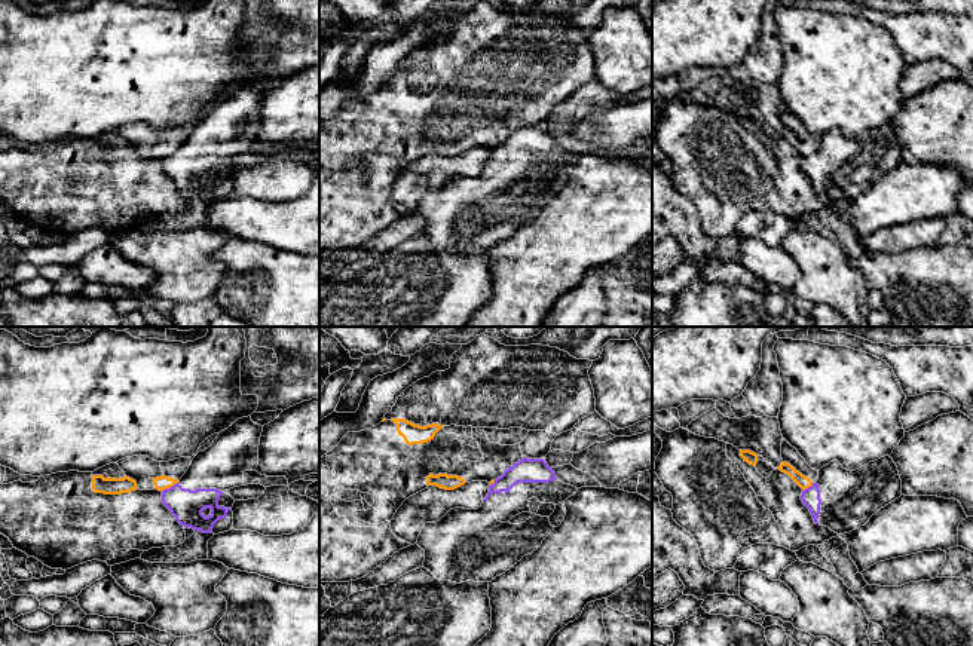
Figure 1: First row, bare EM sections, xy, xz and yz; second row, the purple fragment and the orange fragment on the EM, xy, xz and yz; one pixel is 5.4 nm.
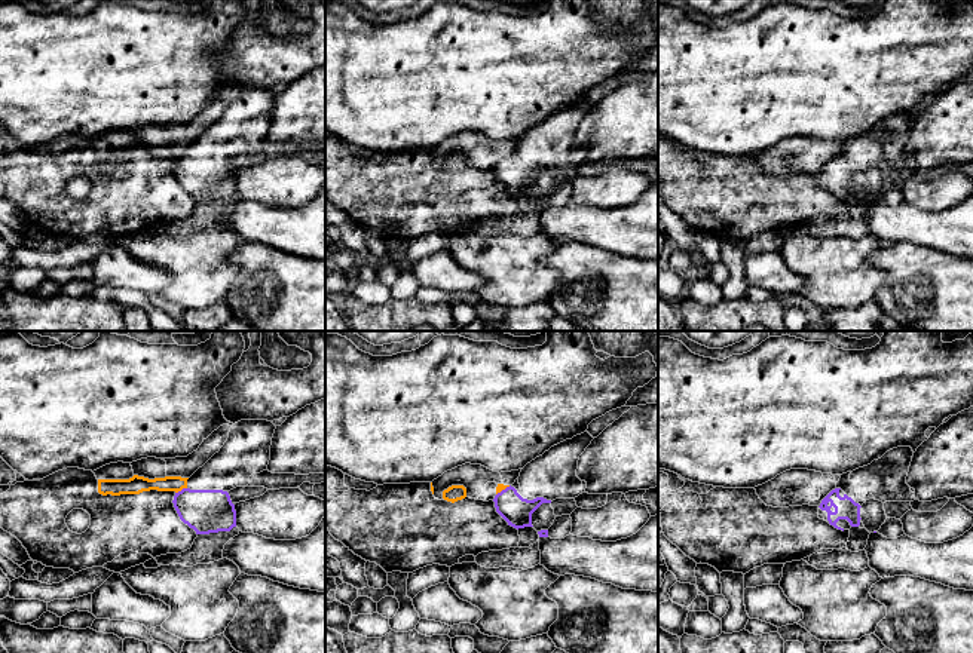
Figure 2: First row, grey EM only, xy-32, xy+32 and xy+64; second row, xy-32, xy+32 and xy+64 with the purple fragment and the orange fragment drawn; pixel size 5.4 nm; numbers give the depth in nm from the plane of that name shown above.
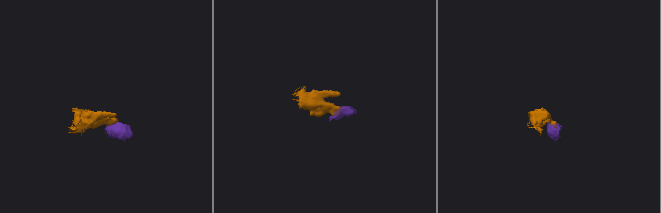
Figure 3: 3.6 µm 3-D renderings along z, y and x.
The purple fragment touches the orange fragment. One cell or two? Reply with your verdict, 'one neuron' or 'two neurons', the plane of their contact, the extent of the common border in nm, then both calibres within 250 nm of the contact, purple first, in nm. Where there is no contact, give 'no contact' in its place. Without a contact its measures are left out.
two neurons | xy | 110 nm | 180/80 nm

